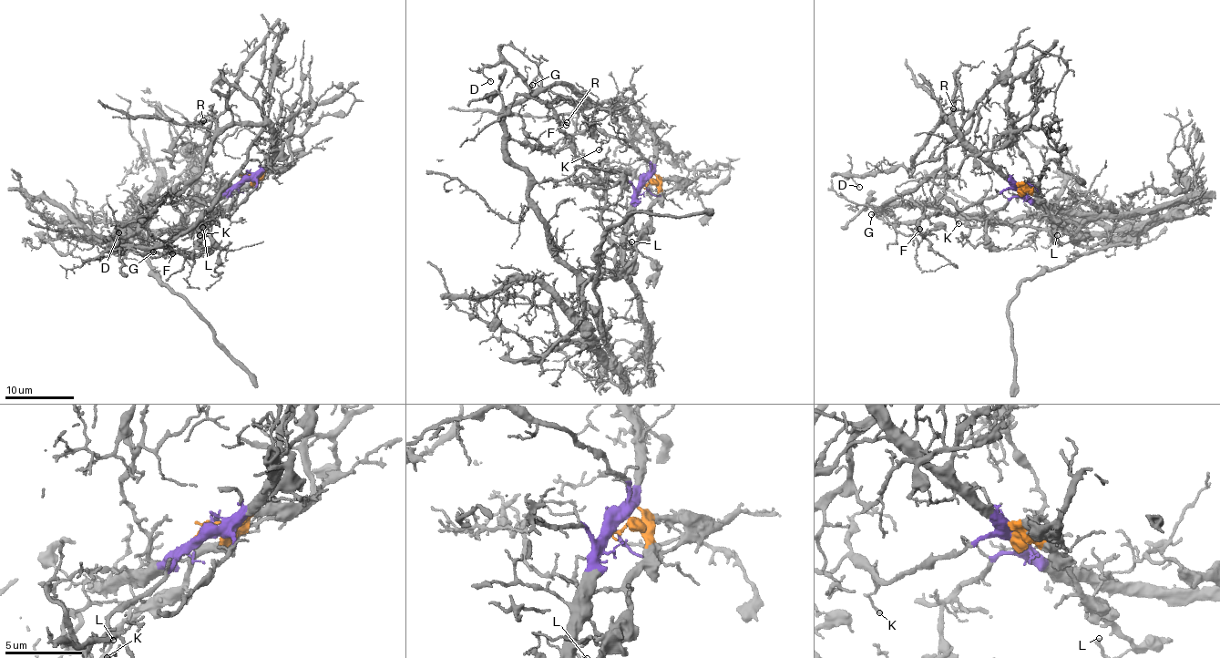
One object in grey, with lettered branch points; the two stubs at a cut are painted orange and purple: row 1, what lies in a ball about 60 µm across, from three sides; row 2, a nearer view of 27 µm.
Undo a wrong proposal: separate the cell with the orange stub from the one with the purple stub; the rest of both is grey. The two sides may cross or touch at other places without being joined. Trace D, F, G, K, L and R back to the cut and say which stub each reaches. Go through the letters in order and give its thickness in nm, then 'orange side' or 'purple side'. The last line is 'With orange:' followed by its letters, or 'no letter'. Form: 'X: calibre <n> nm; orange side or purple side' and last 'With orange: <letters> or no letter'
D: calibre 100 nm; purple side
F: calibre 150 nm; purple side
G: calibre 110 nm; purple side
K: calibre 150 nm; purple side
L: calibre 190 nm; orange side
R: calibre 110 nm; purple side
With orange: L

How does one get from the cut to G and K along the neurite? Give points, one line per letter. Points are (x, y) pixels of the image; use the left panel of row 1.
G: (242, 179), (224, 199), (203, 212), (200, 225), (178, 229), (168, 248), (150, 257), (148, 252), (153, 251)
K: (242, 179), (256, 182), (230, 214), (220, 215), (199, 235)

